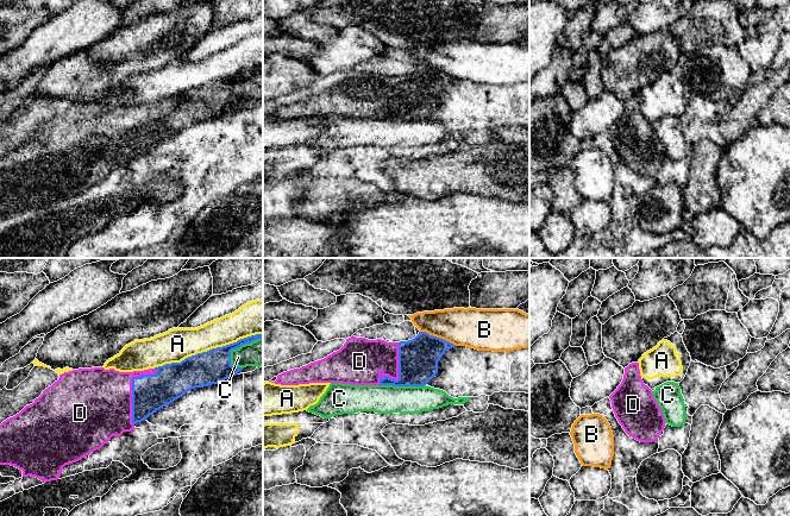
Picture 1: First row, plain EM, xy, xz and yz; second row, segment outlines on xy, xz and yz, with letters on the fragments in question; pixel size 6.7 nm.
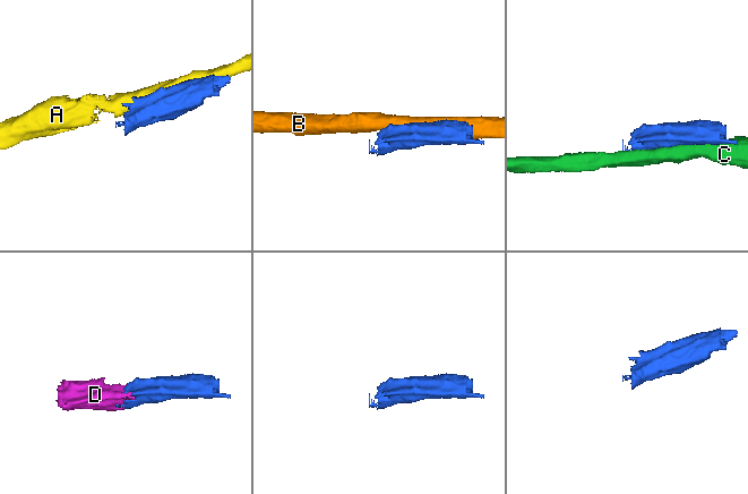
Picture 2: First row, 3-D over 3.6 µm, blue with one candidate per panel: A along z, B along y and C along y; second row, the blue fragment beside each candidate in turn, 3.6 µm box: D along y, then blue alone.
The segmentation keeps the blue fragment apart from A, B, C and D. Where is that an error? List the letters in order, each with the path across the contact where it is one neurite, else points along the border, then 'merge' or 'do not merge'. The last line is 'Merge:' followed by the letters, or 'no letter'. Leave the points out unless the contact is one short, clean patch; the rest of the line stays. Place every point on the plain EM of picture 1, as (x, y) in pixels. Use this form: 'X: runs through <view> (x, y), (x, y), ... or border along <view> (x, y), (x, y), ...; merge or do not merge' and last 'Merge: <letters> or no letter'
A: do not merge
B: do not merge
C: do not merge
D: merge
Merge: D

